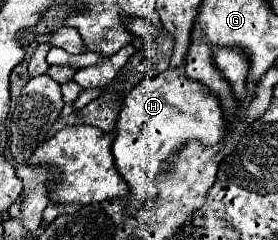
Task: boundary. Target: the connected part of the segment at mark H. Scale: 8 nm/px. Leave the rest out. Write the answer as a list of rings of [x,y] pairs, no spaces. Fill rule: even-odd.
[[[183,65],[139,81],[123,99],[113,141],[115,165],[131,189],[131,197],[125,207],[127,213],[135,213],[149,197],[155,195],[155,177],[161,171],[161,163],[177,153],[189,139],[201,139],[205,145],[215,145],[227,131],[229,123],[225,121],[221,103],[217,103],[217,97],[209,87],[189,79]]]

